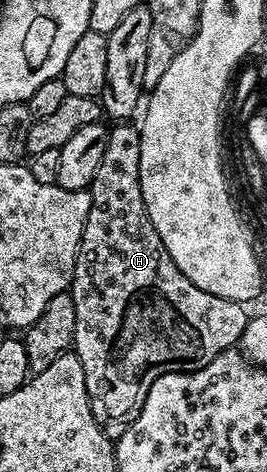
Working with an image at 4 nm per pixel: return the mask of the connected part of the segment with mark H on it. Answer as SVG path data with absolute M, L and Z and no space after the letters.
M123 120L109 129L109 144L101 168L97 168L97 176L93 176L89 187L91 211L85 220L69 287L77 308L73 353L81 360L81 368L85 368L85 384L97 424L112 440L123 435L125 428L137 420L157 376L205 368L209 360L232 349L242 339L249 317L244 303L225 300L213 296L213 292L205 292L205 288L197 288L197 284L173 264L173 256L169 256L157 228L153 228L153 220L149 220L141 196L141 136L139 126L131 124Z

